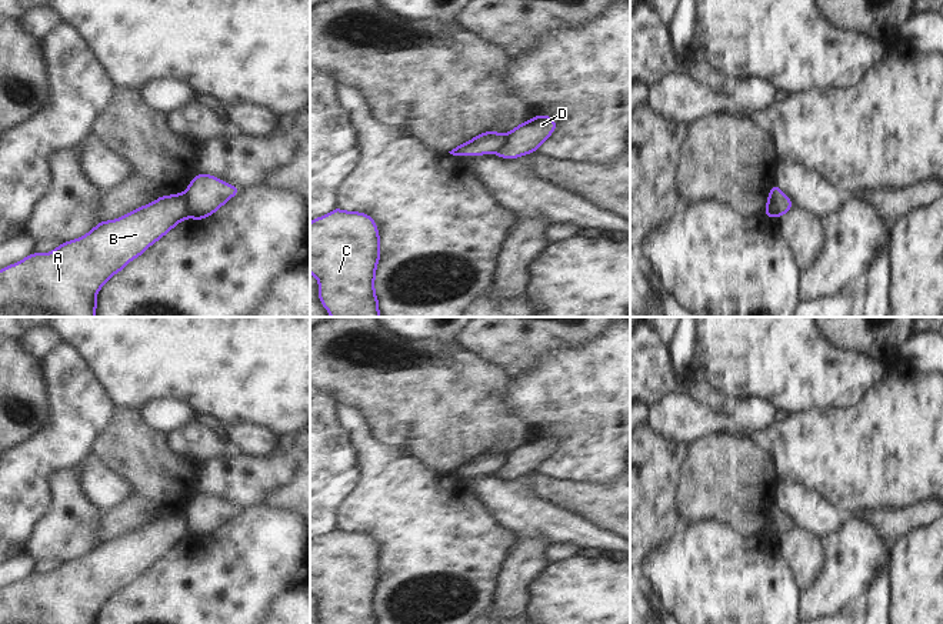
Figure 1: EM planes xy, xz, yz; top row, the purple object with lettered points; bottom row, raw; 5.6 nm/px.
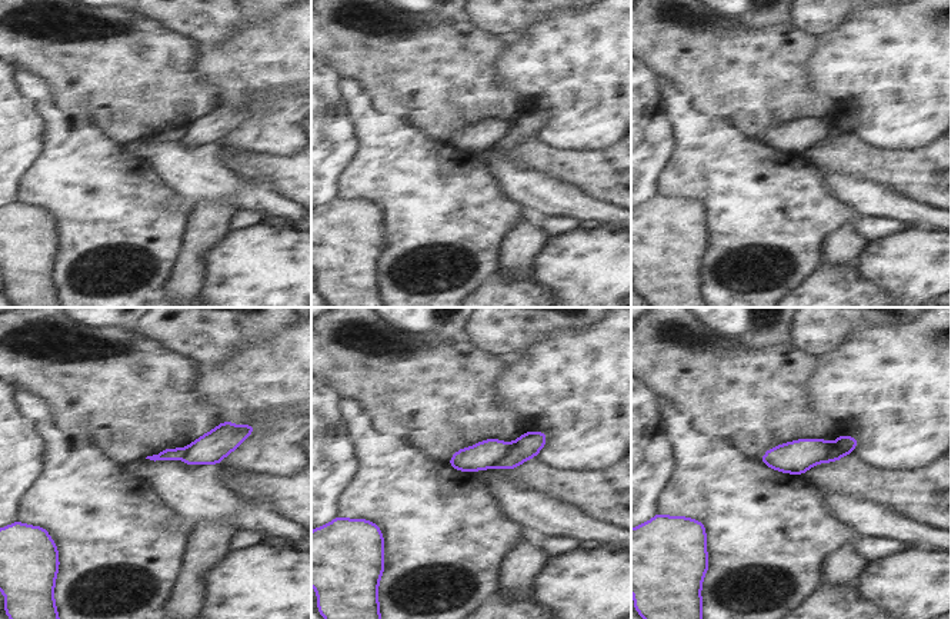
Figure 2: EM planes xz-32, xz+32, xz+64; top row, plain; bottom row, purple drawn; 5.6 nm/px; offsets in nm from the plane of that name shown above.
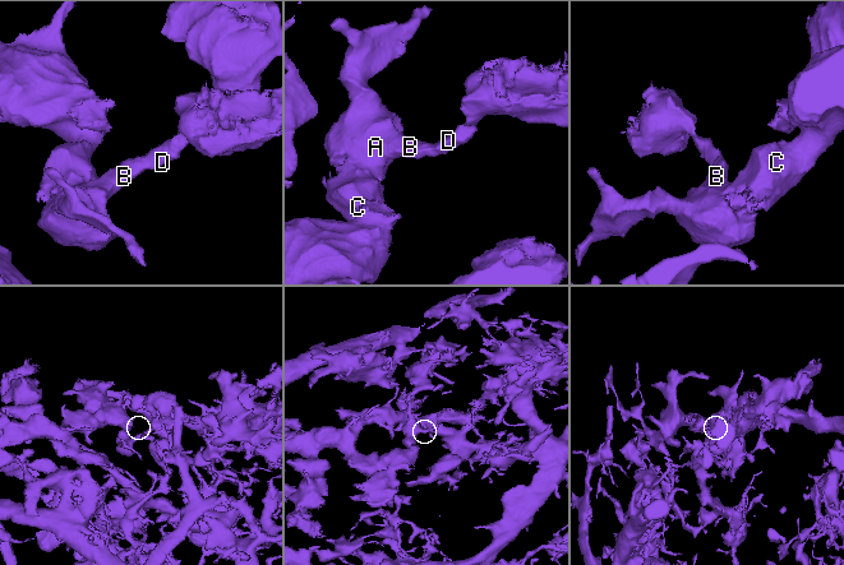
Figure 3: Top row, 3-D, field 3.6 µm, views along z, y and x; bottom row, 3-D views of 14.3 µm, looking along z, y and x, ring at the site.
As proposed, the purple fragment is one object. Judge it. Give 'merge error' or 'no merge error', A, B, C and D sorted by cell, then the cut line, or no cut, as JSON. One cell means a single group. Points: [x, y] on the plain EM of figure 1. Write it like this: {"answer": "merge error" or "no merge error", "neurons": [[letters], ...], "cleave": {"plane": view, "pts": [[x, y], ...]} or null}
{"answer": "merge error", "neurons": [["A", "B", "C"], ["D"]], "cleave": {"plane": "xy", "pts": [[183, 514], [189, 536]]}}

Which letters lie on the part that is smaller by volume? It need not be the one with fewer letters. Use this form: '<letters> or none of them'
D

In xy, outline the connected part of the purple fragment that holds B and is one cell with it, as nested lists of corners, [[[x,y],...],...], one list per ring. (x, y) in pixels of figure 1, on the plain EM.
[[[183,513],[161,515],[117,540],[101,541],[83,557],[61,563],[47,574],[31,573],[0,590],[0,624],[96,624],[99,610],[111,595],[187,537]]]

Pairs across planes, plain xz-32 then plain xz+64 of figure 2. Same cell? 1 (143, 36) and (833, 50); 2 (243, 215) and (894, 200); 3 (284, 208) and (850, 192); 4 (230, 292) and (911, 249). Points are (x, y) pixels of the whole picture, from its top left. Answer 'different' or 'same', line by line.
1: different
2: different
3: same
4: same

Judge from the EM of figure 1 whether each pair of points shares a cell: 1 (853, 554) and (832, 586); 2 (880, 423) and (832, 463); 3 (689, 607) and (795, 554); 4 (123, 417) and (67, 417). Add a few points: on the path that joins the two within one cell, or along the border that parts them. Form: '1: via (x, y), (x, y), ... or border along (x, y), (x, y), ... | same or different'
1: via (852, 561), (839, 579) | same
2: via (869, 427), (843, 453) | same
3: border along (776, 539), (780, 546), (780, 554), (800, 590) | different
4: border along (117, 409), (92, 446) | different

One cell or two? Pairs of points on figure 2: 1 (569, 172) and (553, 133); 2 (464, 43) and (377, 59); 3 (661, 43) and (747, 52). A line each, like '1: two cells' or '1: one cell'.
1: two cells
2: one cell
3: one cell

